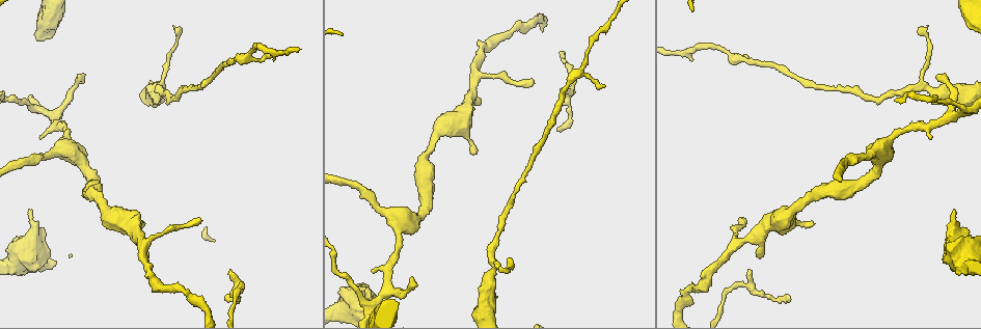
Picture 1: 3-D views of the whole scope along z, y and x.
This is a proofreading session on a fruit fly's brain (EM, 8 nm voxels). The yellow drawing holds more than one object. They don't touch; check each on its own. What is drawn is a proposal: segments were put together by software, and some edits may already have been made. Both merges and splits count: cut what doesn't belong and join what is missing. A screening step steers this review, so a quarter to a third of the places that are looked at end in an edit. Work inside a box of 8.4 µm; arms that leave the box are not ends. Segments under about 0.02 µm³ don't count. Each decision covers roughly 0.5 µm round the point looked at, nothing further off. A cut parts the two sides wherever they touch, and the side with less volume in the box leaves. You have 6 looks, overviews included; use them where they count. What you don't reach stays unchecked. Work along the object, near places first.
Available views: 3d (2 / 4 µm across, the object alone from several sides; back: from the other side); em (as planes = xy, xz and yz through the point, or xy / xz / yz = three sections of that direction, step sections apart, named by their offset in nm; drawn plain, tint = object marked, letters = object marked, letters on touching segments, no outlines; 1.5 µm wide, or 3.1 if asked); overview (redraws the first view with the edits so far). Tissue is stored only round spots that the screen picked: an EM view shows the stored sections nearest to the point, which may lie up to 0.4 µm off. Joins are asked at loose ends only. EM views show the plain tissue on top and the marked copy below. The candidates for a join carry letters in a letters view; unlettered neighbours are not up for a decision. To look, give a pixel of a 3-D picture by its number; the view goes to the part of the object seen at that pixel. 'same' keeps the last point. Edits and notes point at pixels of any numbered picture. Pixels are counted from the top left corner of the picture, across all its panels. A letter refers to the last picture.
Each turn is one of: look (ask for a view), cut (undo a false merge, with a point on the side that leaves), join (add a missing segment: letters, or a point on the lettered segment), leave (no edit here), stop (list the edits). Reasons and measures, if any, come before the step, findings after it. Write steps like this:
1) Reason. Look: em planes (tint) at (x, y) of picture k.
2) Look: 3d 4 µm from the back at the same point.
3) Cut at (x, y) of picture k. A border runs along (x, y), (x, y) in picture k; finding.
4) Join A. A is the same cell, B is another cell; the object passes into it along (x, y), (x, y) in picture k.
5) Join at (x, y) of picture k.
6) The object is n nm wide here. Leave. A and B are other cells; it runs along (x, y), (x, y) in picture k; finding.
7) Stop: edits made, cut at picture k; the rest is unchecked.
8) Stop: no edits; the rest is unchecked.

Thin end. Look: em xz step 8 (letters) at (41, 137) of picture 1.

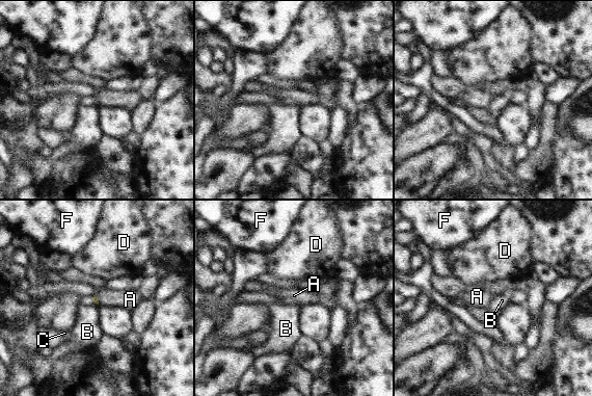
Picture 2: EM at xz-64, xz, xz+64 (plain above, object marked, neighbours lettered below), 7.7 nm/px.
Look: em planes (letters) at the same point.

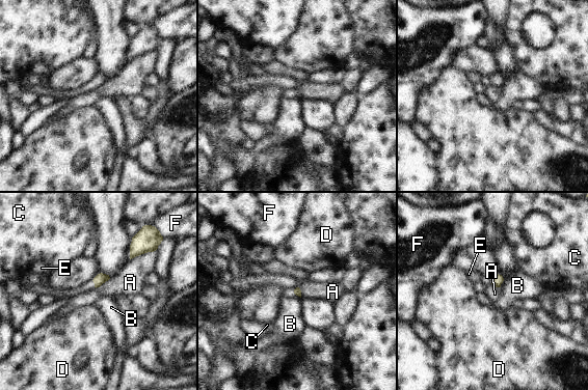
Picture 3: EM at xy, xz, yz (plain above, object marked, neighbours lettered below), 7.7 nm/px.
Leave. A, B, C, D, E and F are other cells; a border runs along (156, 249), (130, 259) in picture 3; no lettered segment goes on from it.

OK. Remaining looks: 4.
An open end. Look: 3d 2 µm at (813, 224) of picture 1.

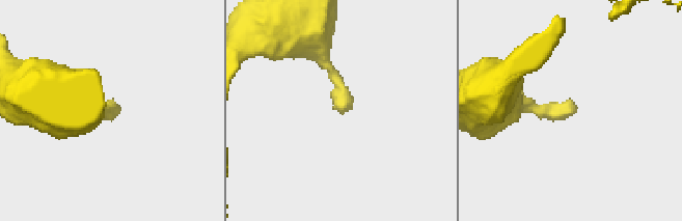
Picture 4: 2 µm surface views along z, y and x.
Look: em planes (letters) at (576, 109) of picture 4.

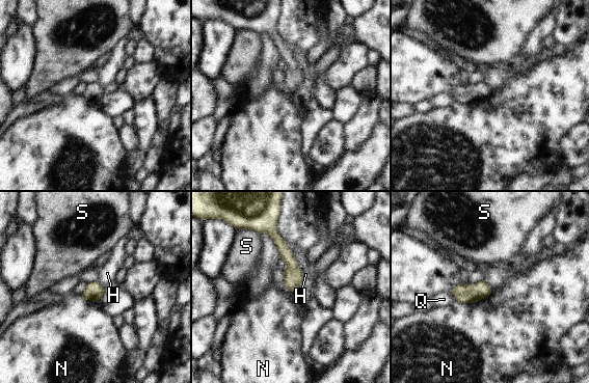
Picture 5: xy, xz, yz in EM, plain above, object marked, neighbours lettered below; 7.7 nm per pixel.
The longest contact is with N, 280 nm. Leave. H, N, Q and S are other cells; a border runs along (491, 292), (474, 302), (456, 301) in picture 5; none of them fits.

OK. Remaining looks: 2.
Look: em yz step 4 (tint) at (707, 43) of picture 1.

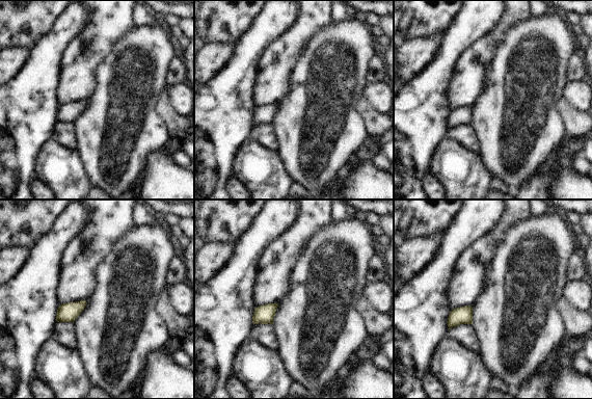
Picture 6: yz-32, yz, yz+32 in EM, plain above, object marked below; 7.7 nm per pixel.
See the neighbours. Look: em yz step 4 (letters) at the same point.

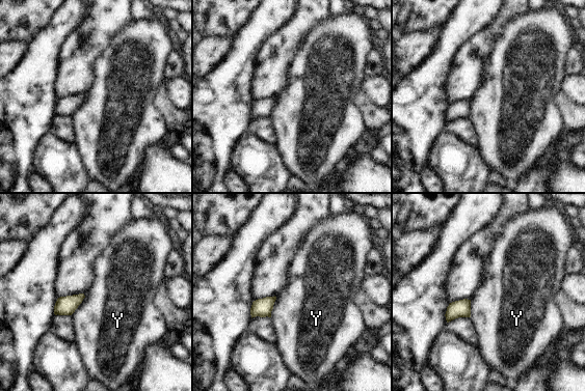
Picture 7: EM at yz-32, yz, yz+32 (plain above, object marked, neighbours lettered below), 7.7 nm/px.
Leave. Y is another cell; a border runs along (83, 292), (82, 302), (71, 314) in picture 7; continuous, no second neuron.

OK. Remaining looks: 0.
Stop: no edits; the rest is unchecked.

